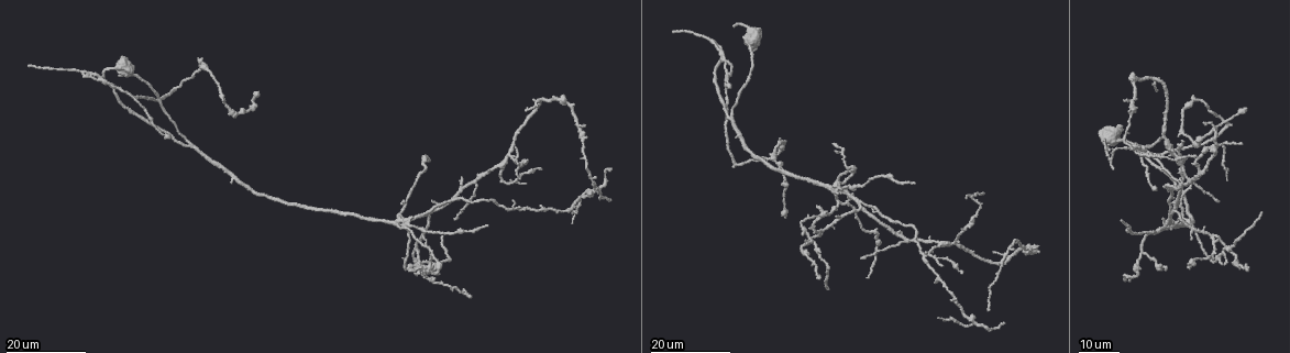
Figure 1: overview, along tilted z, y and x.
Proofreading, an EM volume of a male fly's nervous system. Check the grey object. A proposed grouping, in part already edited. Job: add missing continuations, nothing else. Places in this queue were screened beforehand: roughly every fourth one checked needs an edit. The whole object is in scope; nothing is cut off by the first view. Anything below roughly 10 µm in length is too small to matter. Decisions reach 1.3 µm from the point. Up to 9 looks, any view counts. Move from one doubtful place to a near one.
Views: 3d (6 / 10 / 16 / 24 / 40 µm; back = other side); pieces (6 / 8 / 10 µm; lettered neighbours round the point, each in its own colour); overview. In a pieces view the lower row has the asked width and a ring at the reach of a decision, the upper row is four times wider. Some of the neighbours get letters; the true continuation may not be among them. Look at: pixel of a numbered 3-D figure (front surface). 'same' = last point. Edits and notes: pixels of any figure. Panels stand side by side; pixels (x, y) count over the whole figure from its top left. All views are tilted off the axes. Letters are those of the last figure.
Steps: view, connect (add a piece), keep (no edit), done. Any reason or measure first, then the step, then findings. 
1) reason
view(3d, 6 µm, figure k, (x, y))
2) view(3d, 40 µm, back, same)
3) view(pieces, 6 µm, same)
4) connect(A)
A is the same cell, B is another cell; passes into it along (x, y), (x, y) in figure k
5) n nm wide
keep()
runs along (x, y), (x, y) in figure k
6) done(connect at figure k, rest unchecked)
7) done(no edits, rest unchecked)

thick end
view(3d, 16 µm, figure 1, (1249, 270))

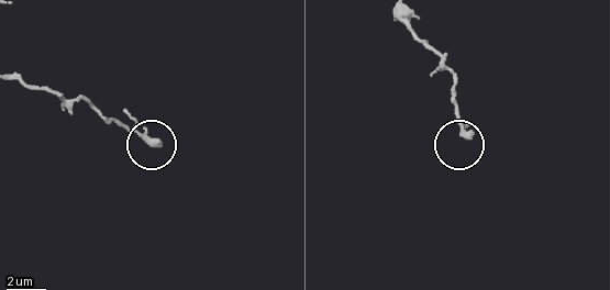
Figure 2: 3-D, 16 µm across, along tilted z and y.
what lies round it
view(pieces, 10 µm, figure 2, (467, 135))

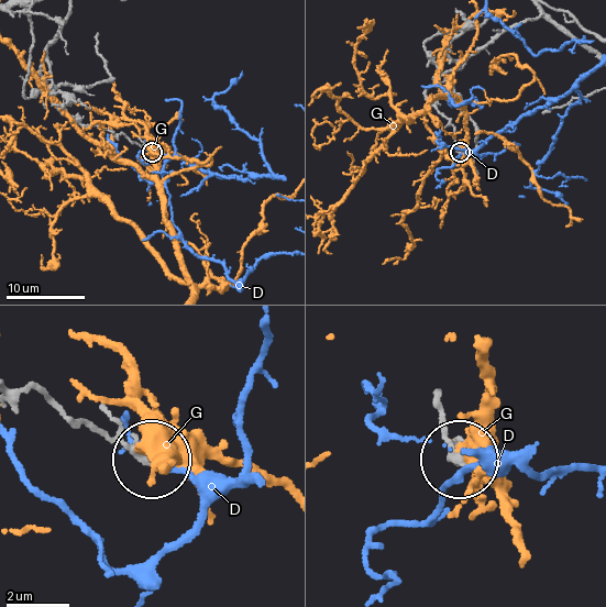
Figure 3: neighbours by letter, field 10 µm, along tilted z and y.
keep()
D and G are other cells; runs along (439, 395), (456, 459) in figure 3; none of them fits

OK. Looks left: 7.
view(3d, 16 µm, figure 1, (815, 206))

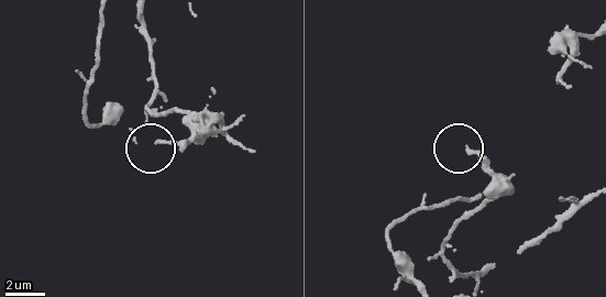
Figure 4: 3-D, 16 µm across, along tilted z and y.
see the neighbours
view(pieces, 8 µm, figure 4, (470, 152))

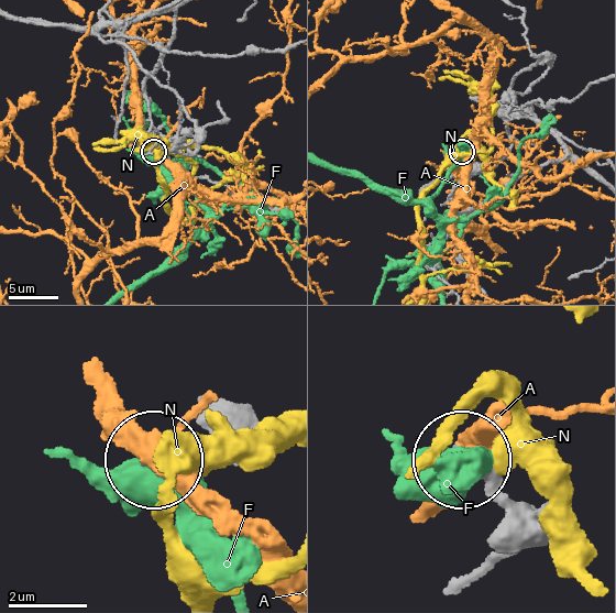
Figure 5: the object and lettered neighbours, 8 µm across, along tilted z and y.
keep()
A, F and N are other cells; no lettered piece goes on from it

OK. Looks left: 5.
view(3d, 24 µm, figure 1, (540, 206))

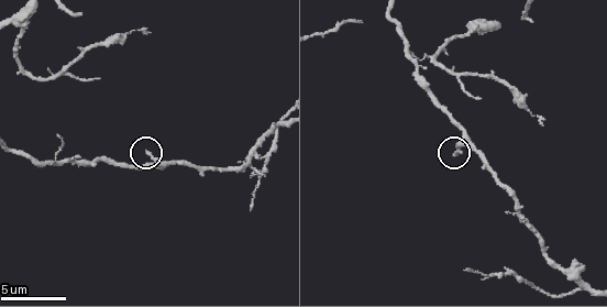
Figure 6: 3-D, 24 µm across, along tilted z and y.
what lies round it
view(pieces, 6 µm, figure 6, (149, 151))

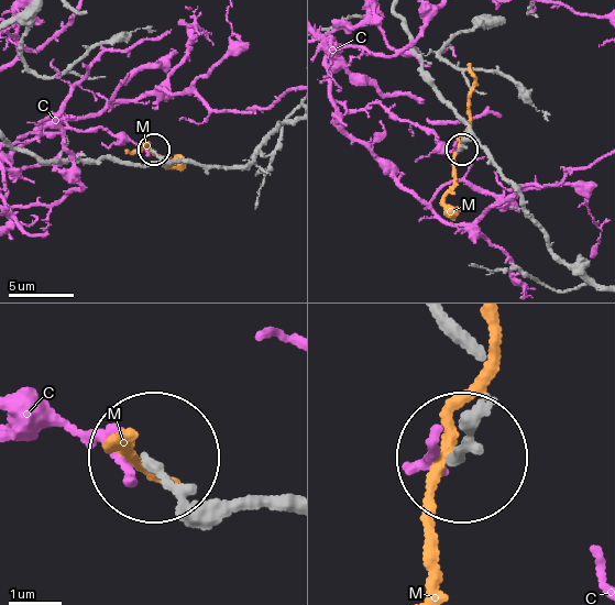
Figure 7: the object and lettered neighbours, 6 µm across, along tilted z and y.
keep()
C and M are other cells; runs along (401, 15), (421, 73), (467, 129), (462, 150) in figure 7; none of them fits

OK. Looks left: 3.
view(3d, 24 µm, figure 1, (674, 30))

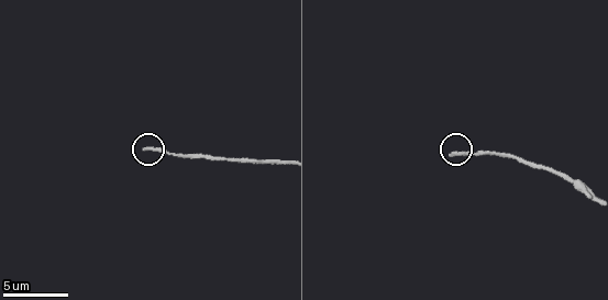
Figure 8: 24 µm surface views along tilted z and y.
what lies round it
view(pieces, 6 µm, figure 8, (145, 149))

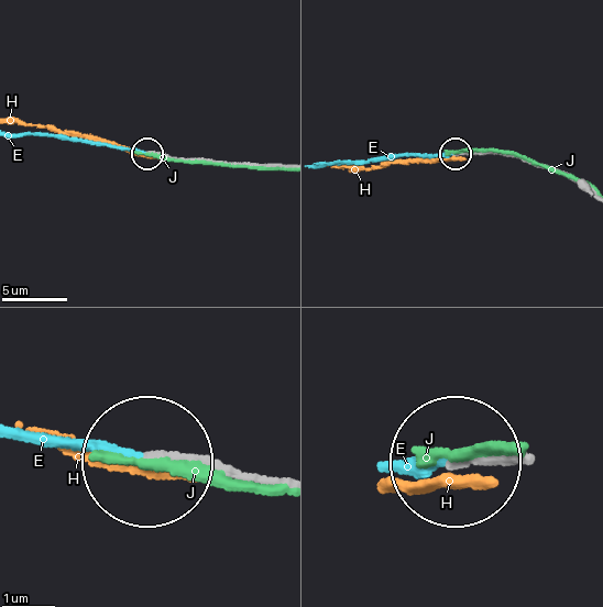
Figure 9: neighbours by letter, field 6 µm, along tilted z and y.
180 nm wide
connect(E)
E is the same cell, H and J are other cells; passes into it along (178, 161), (48, 135), (11, 136) in figure 9; the neuron continues

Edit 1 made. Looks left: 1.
done(connect at figure 9, rest unchecked)

